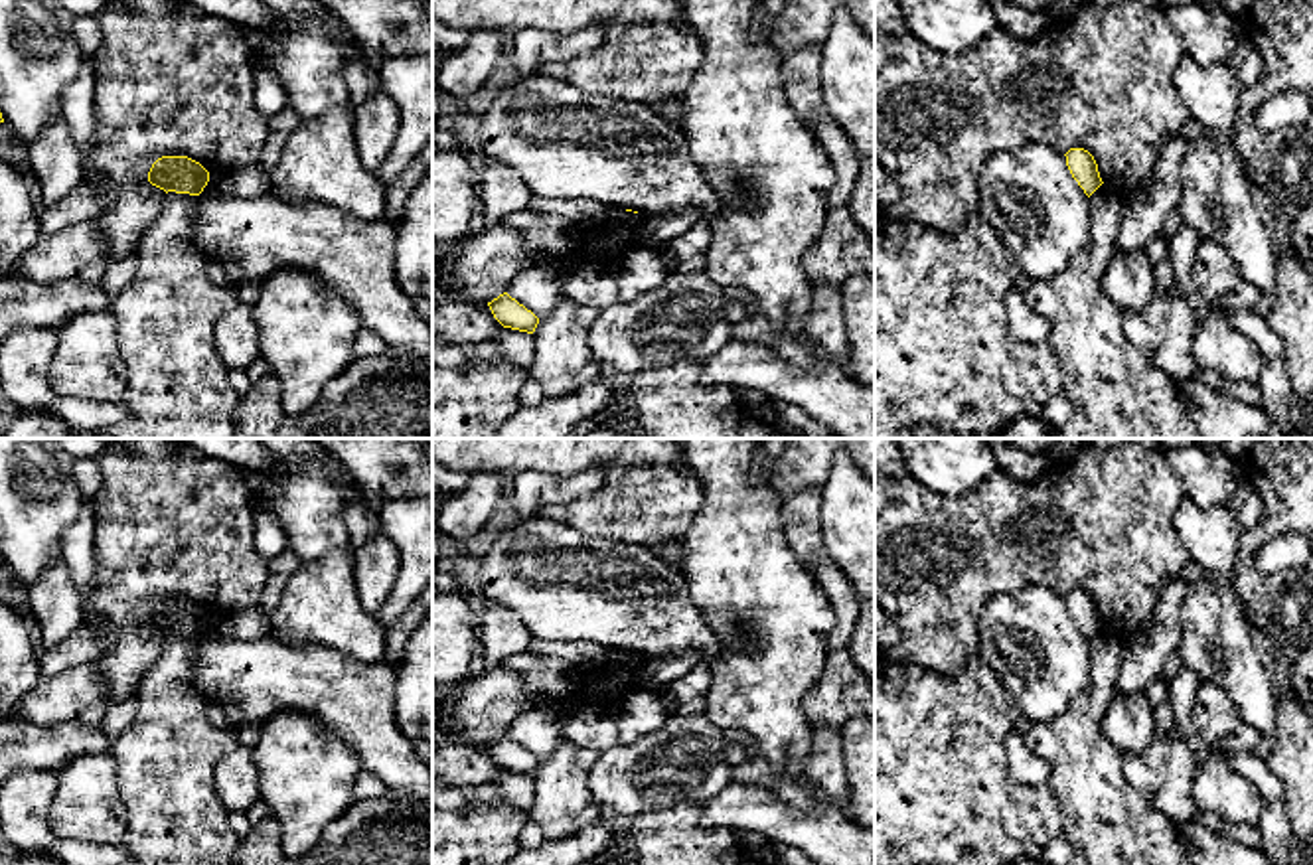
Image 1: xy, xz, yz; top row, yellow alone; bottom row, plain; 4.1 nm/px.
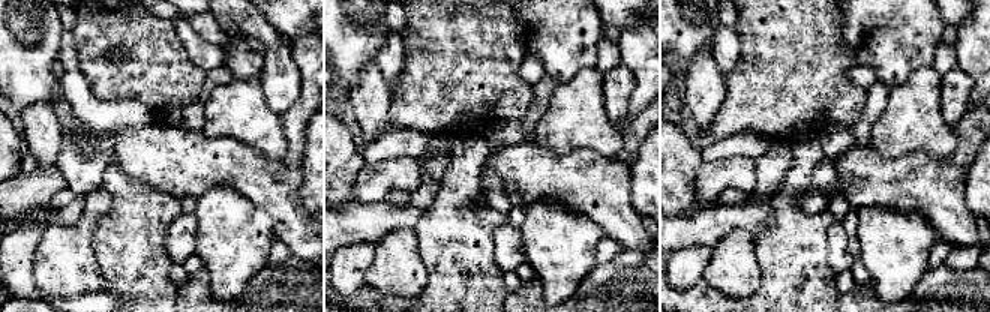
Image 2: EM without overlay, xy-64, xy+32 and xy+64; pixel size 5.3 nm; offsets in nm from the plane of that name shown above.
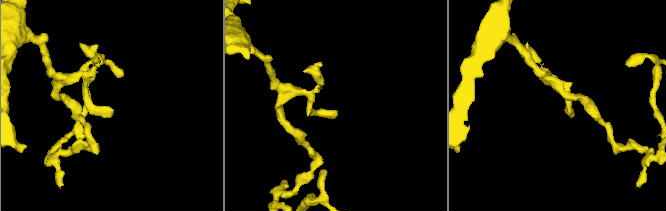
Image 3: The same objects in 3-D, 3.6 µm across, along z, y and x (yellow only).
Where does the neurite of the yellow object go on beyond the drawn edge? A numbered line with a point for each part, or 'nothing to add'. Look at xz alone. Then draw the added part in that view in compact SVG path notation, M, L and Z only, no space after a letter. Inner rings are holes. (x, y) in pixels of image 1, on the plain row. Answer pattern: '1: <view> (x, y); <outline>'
nothing to add

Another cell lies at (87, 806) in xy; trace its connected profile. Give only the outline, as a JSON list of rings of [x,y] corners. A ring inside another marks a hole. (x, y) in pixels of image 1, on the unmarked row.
[[[113,752],[85,754],[59,770],[49,826],[59,839],[93,845],[122,843],[128,816],[118,792]]]

